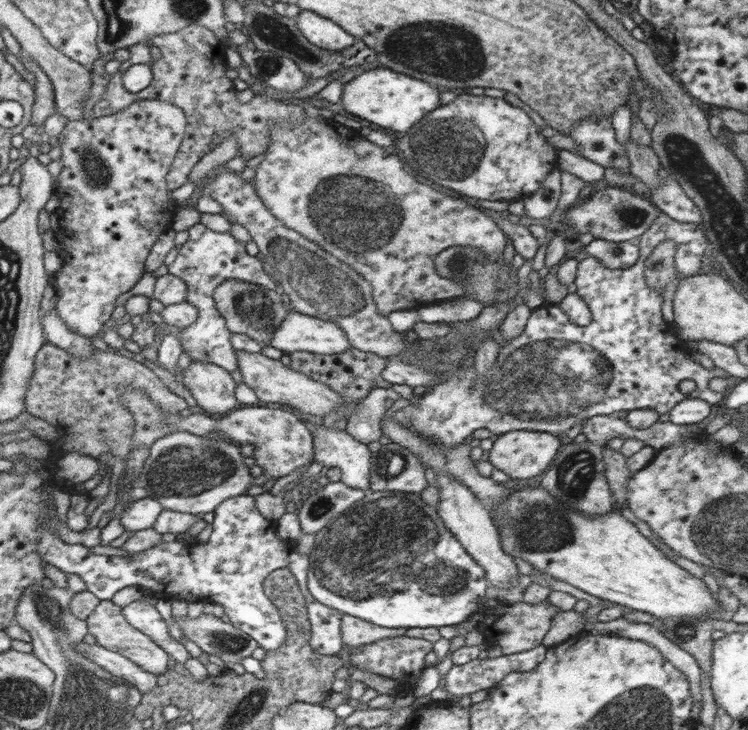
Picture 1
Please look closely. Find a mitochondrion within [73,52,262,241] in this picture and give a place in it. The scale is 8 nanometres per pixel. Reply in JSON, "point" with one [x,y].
{"point":[98,175]}

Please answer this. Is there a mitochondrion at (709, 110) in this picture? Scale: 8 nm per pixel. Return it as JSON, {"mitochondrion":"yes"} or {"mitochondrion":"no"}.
{"mitochondrion":"no"}

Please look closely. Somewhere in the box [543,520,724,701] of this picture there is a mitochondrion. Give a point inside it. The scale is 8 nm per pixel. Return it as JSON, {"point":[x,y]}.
{"point":[682,630]}

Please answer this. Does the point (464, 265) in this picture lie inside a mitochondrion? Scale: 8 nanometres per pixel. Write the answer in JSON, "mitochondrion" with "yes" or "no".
{"mitochondrion":"yes"}

